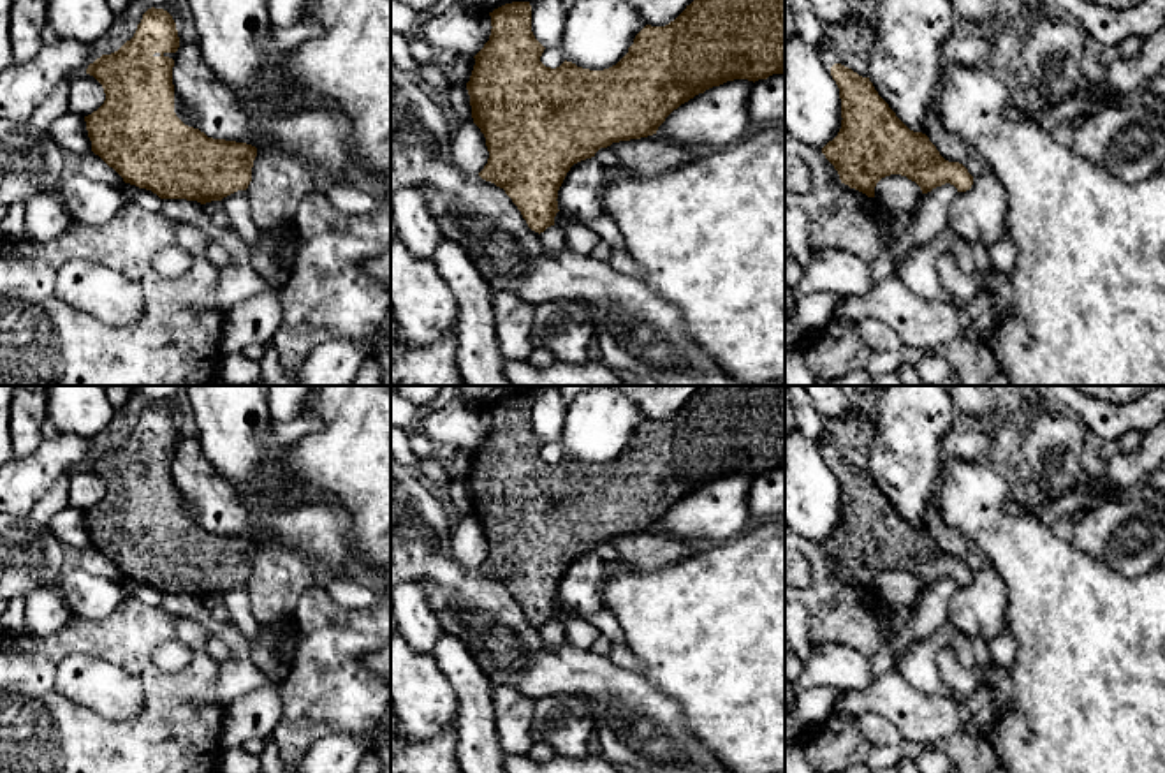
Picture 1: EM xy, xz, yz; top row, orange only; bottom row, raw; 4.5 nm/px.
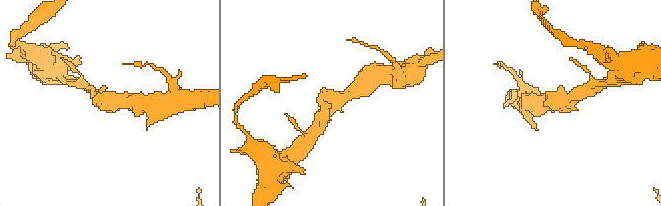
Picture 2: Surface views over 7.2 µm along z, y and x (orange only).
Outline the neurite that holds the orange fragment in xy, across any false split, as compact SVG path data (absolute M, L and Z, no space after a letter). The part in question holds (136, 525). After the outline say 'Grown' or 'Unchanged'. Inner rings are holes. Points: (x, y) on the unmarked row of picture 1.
M148 403L130 435L118 445L88 460L104 482L104 498L84 511L92 546L113 562L125 578L151 585L160 593L187 593L201 599L246 585L257 542L246 537L208 532L183 505L172 479L172 461L181 435L172 410Z. Grown

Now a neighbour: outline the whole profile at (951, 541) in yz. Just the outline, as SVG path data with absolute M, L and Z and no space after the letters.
M936 500L927 504L922 519L924 528L945 555L963 558L968 551L975 549L973 542L966 535L945 521Z

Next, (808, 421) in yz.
M788 386L788 393L795 430L811 440L820 440L824 431L824 417L813 407L811 398L801 386Z

